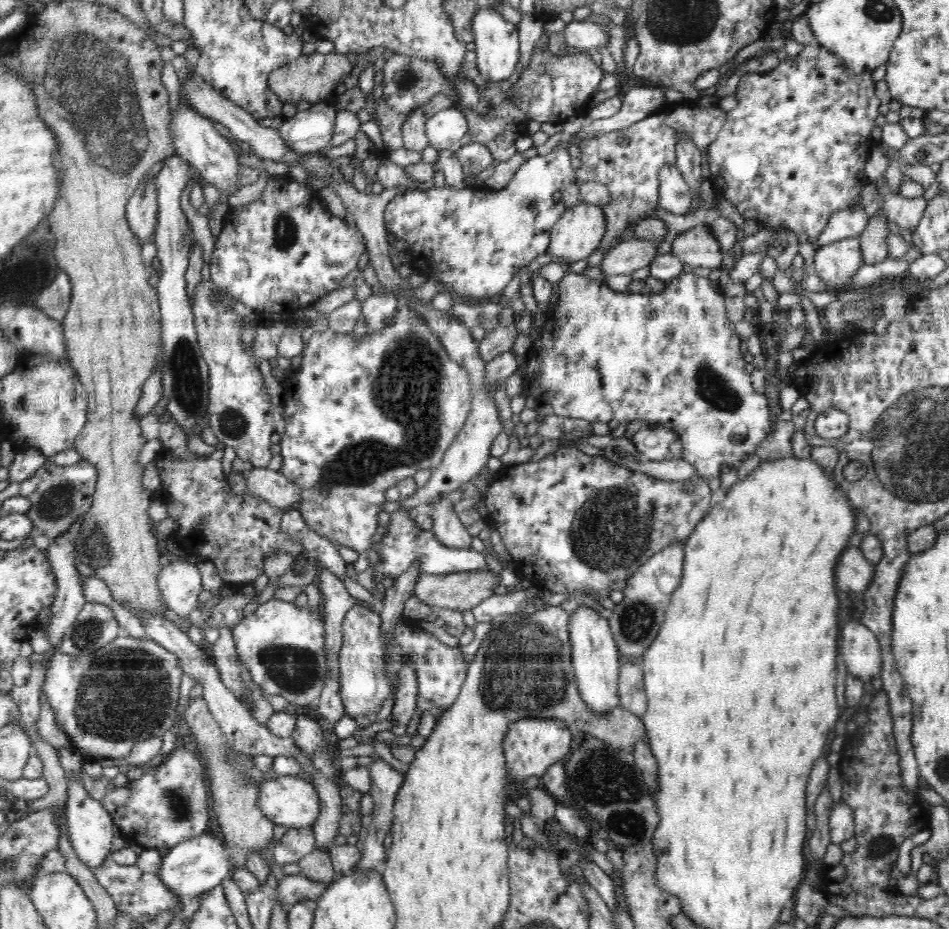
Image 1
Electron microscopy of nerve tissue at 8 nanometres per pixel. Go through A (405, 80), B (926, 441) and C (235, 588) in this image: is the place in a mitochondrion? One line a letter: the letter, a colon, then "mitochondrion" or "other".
A: mitochondrion
B: mitochondrion
C: other

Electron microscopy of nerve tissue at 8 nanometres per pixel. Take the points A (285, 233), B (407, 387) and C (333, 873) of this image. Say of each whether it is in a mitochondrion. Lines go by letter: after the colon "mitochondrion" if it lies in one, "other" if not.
A: mitochondrion
B: mitochondrion
C: other

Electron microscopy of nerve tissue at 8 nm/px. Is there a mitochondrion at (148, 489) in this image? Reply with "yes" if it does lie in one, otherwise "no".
no

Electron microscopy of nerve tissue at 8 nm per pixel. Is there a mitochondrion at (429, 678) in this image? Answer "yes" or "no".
no

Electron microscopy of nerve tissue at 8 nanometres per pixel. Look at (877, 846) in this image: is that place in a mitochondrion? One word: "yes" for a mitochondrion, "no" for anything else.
yes

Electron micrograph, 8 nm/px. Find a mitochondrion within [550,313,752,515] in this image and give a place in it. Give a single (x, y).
(711, 386)

